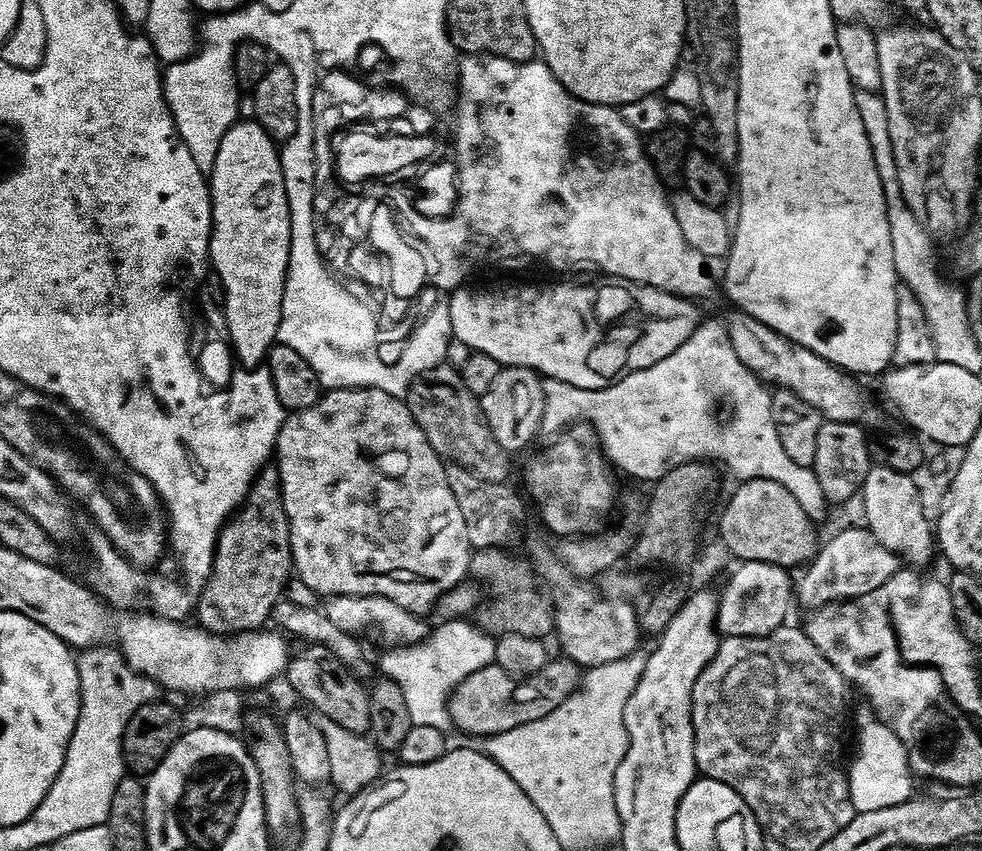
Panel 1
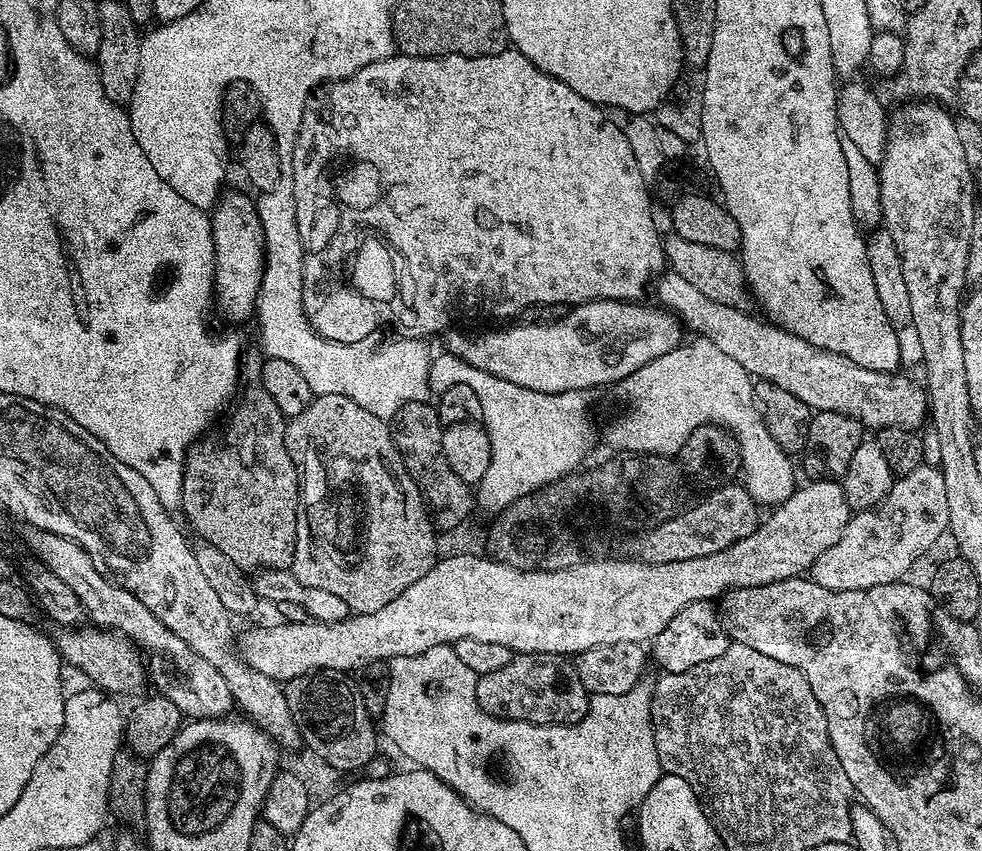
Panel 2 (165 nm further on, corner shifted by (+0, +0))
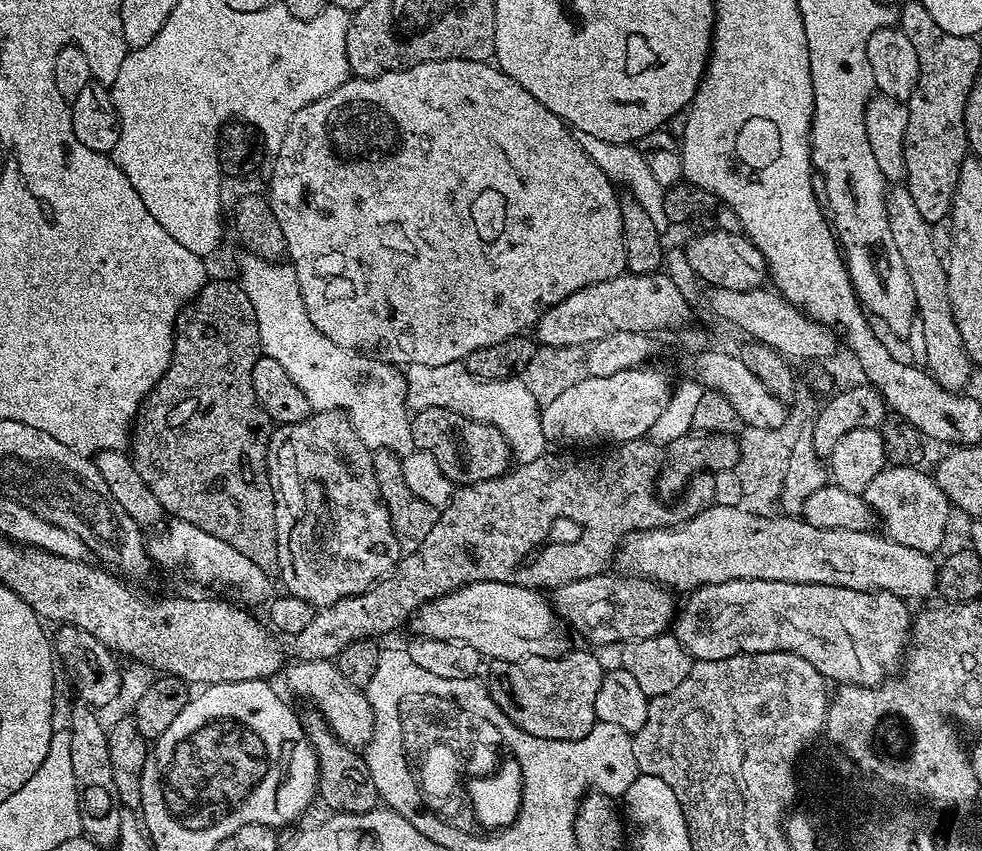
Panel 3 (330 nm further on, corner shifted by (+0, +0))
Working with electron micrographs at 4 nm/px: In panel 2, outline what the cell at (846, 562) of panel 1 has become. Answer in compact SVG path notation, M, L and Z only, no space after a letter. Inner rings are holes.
M921 466L910 470L910 474L893 479L892 489L886 498L873 508L857 511L849 519L842 538L815 560L810 569L810 579L826 590L866 590L870 586L886 586L905 579L904 576L940 540L940 535L948 532L950 506L946 503L946 482L939 467Z

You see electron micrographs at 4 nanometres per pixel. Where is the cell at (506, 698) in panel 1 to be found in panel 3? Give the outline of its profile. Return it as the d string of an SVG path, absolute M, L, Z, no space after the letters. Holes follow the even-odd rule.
M569 650L559 658L531 656L521 660L494 660L487 668L487 695L521 732L547 740L577 740L586 738L598 722L594 698L598 698L598 686L602 686L606 668L592 652Z

